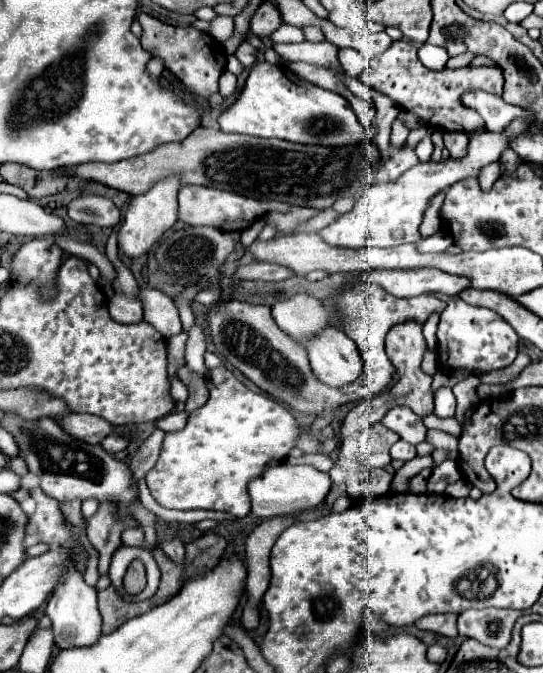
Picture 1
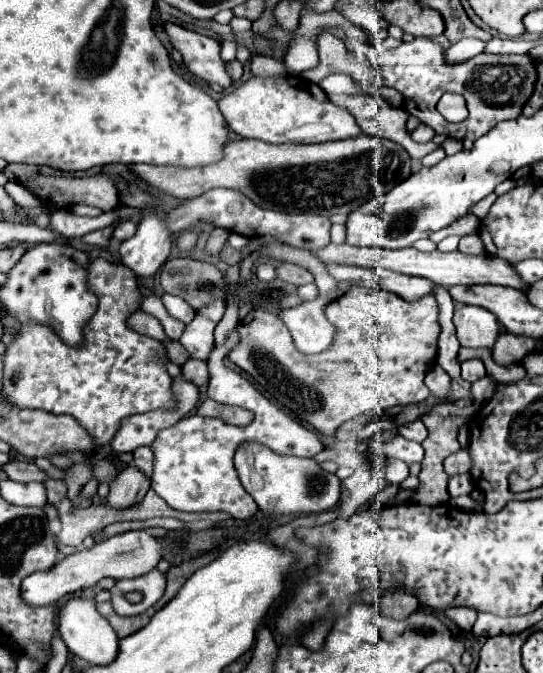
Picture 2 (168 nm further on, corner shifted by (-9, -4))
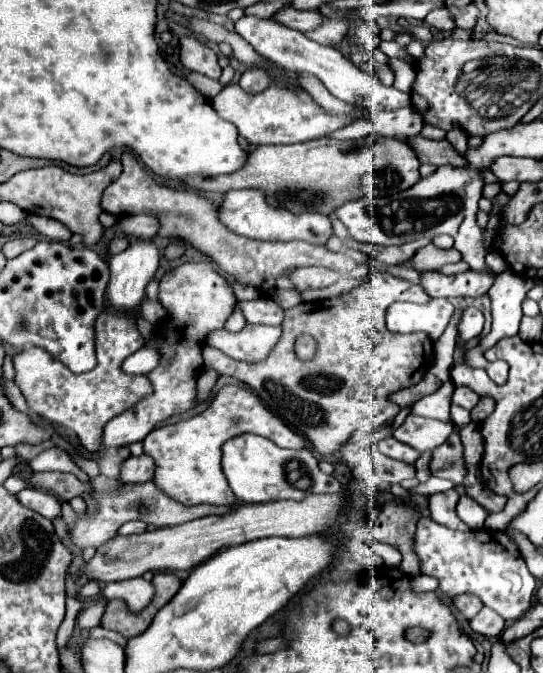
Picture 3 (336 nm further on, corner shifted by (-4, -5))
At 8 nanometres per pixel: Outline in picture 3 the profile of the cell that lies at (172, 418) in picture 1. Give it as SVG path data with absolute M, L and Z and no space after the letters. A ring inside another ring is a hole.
M208 260L182 264L166 272L160 280L158 300L168 310L168 318L160 324L156 336L146 342L146 346L152 346L160 352L160 364L146 374L154 386L154 392L104 426L106 446L120 448L130 446L132 442L140 442L158 422L196 406L196 380L202 372L202 343L210 332L224 328L224 322L236 306L230 284L212 268Z

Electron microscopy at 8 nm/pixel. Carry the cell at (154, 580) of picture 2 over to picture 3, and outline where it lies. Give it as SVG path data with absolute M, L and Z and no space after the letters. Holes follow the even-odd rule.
M132 578L132 580L120 580L120 582L106 584L102 594L108 600L120 598L128 604L128 608L132 612L138 612L138 610L146 608L146 604L150 604L150 600L154 596L154 586L152 586L152 582L148 582L144 578Z

